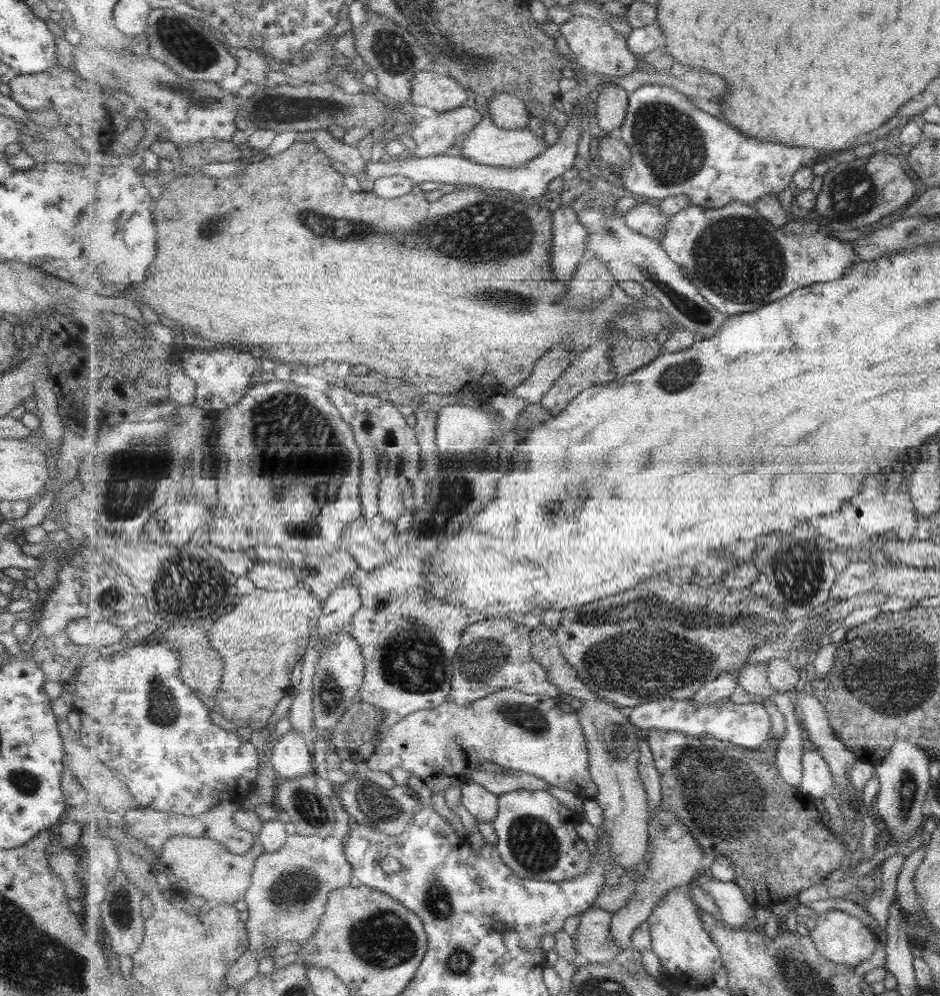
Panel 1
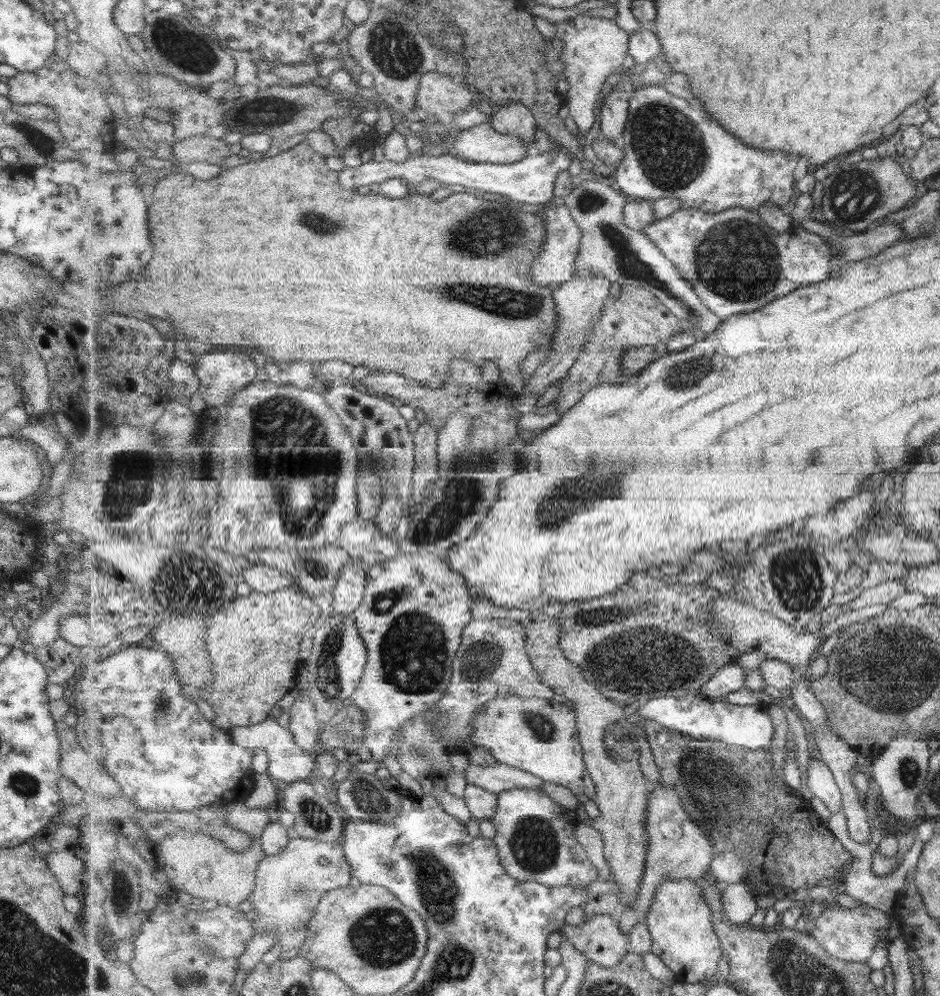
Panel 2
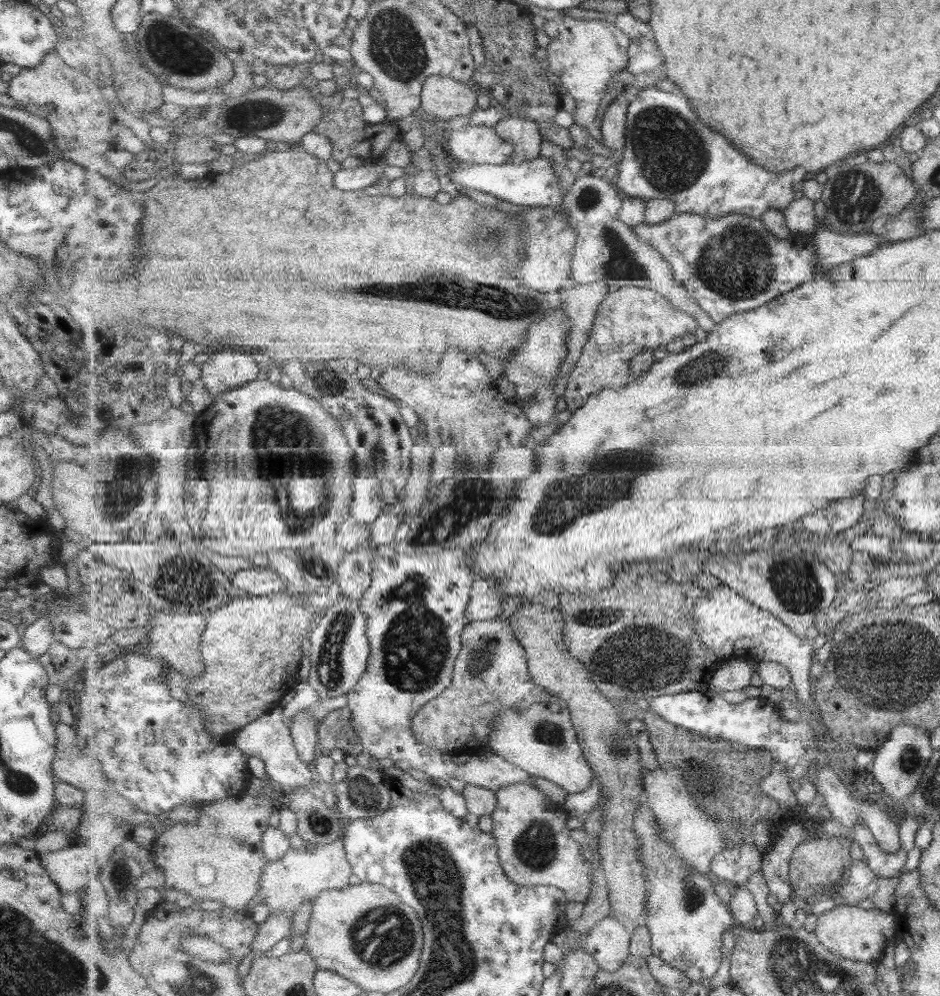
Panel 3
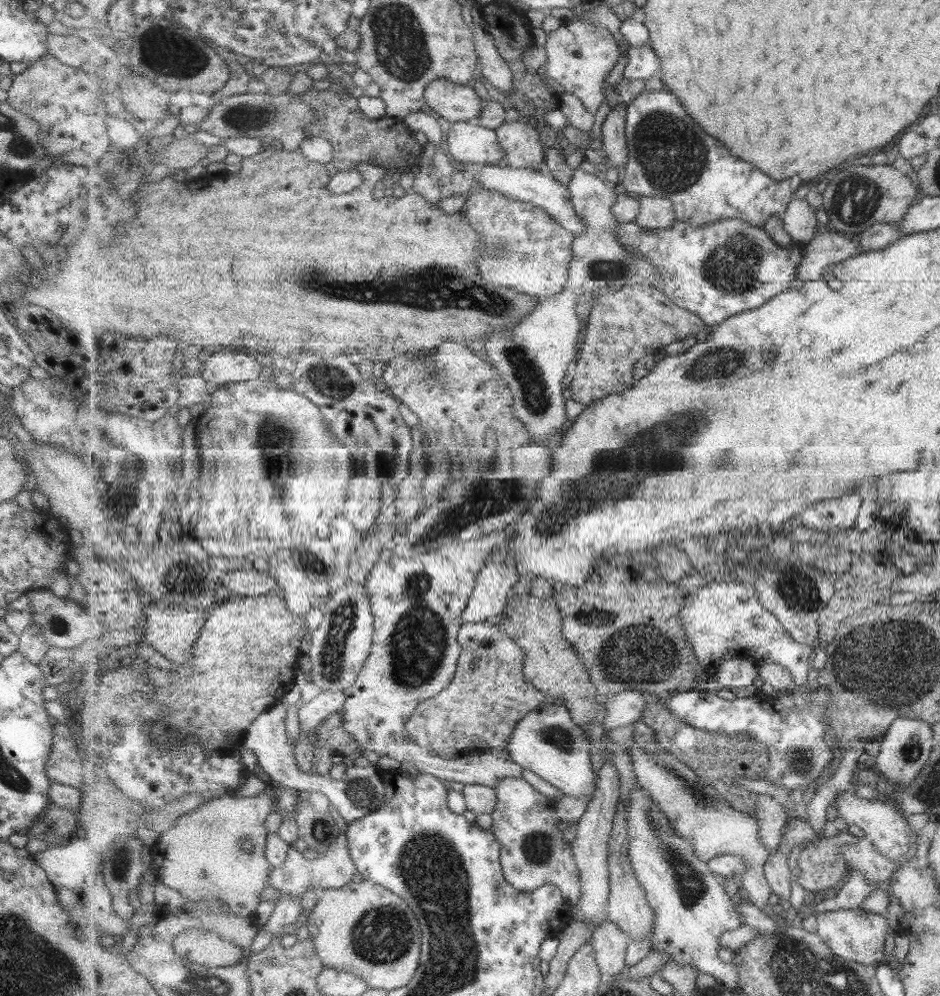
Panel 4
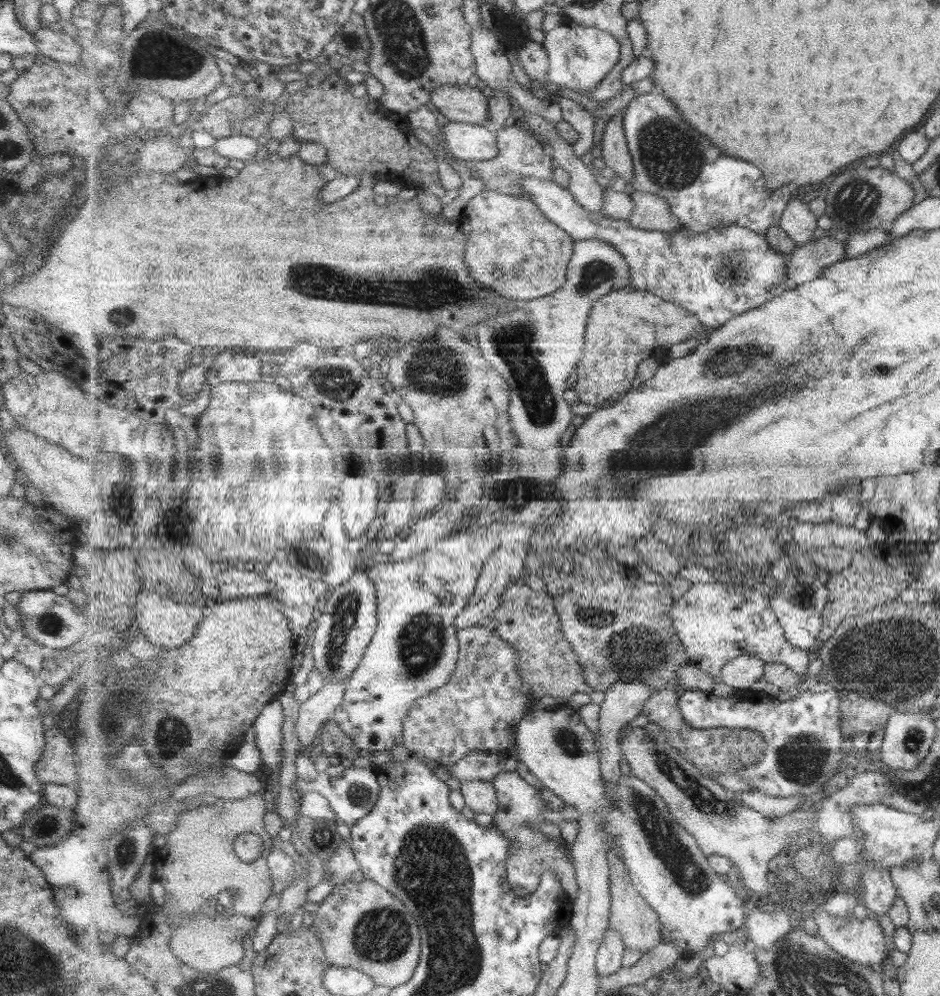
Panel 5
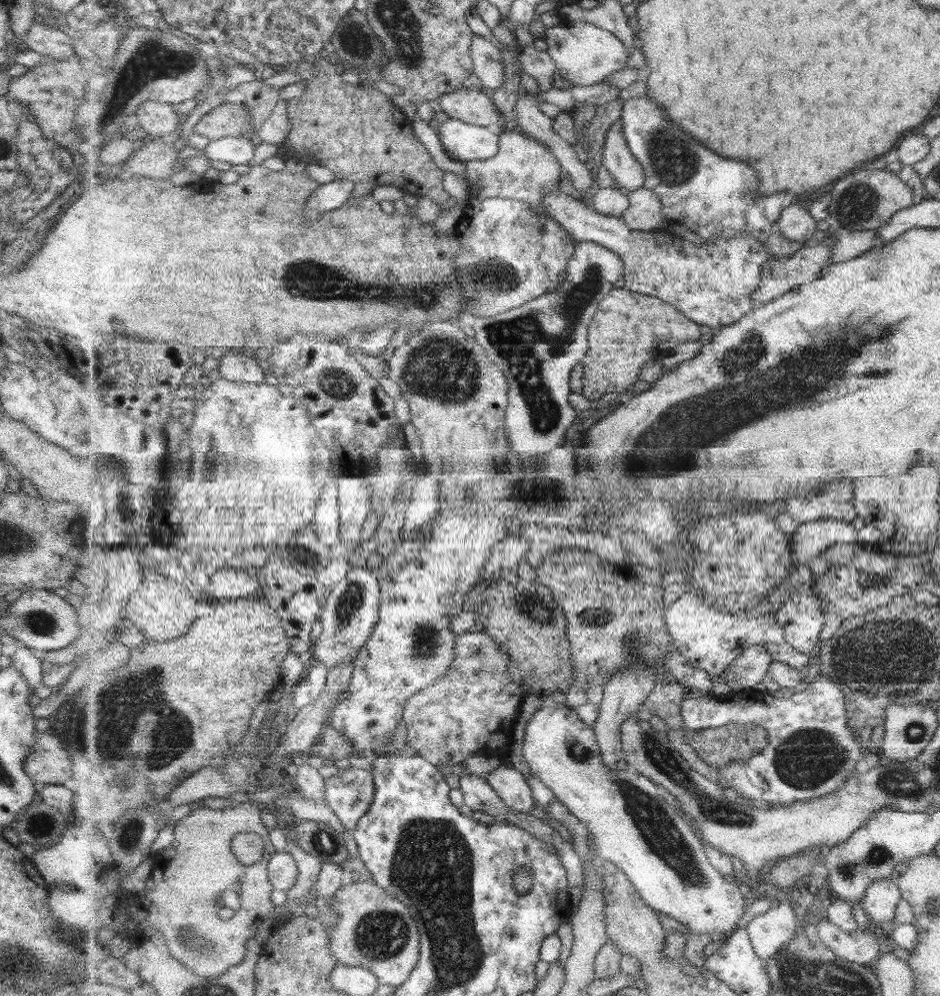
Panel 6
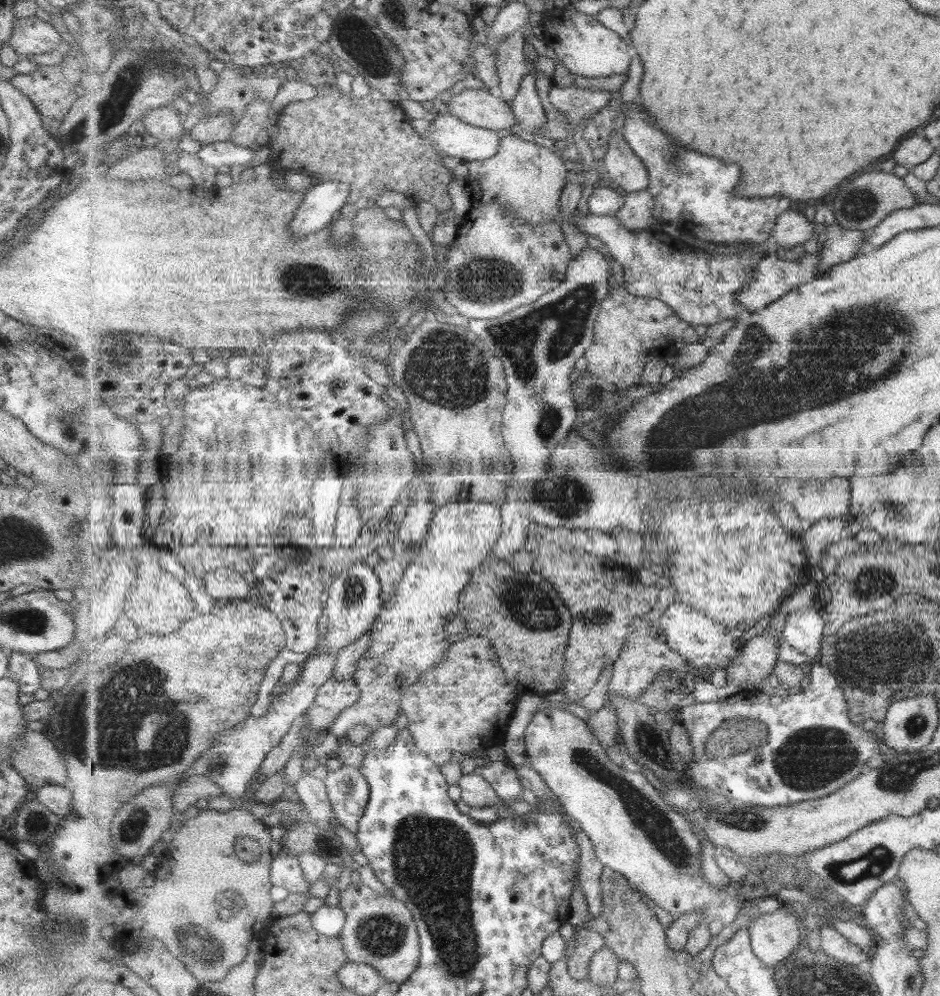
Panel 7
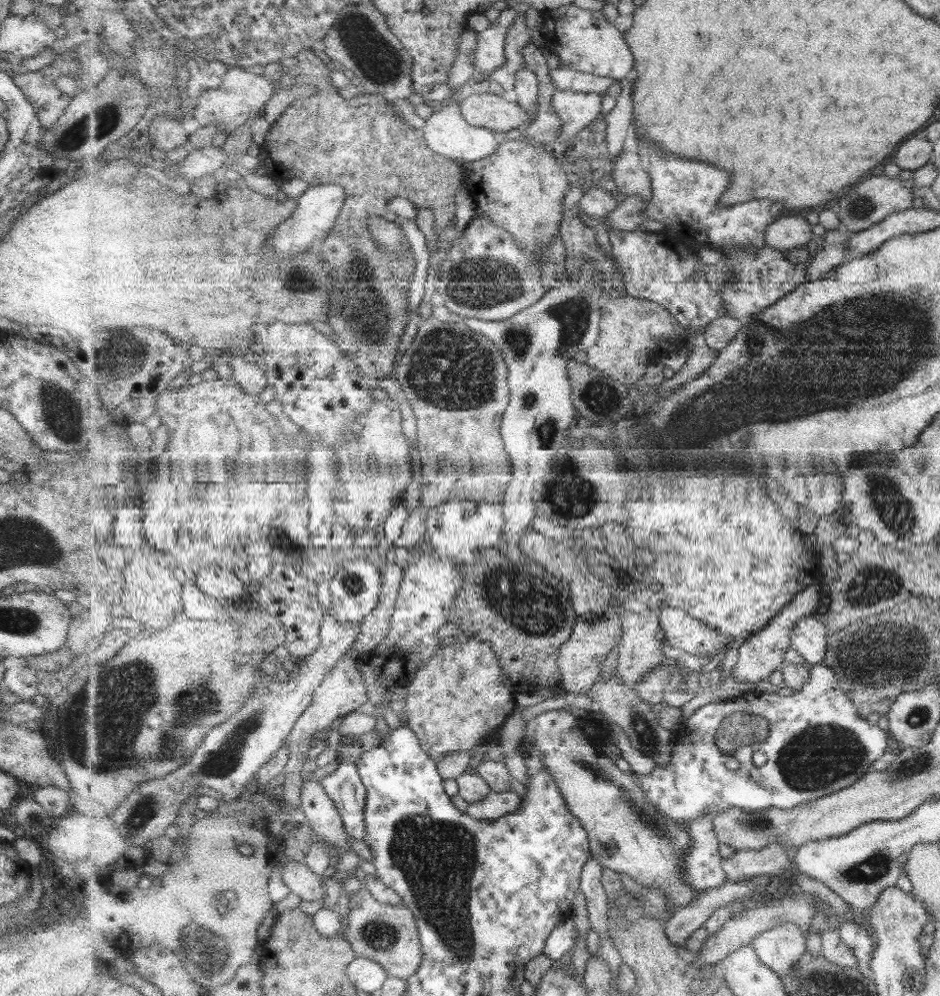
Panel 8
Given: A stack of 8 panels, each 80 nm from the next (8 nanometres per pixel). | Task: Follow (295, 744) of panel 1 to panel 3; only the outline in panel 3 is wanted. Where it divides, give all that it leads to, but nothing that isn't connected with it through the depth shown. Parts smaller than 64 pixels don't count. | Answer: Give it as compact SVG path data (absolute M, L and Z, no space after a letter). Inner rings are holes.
M277 705L271 712L263 715L260 719L254 720L247 727L238 728L233 734L232 742L248 757L256 756L263 760L267 778L273 779L285 790L314 787L319 782L294 747L292 731L290 726L287 725L287 721L288 719L283 715L283 706Z

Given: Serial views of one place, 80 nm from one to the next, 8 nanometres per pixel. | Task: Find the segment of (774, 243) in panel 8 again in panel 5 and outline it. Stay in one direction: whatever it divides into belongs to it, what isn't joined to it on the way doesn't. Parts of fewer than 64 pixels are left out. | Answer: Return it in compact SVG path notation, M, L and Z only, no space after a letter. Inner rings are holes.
M798 197L789 203L782 216L781 224L778 225L800 247L813 240L813 234L817 230L817 217L812 210L809 210L807 203L801 202L801 198Z

